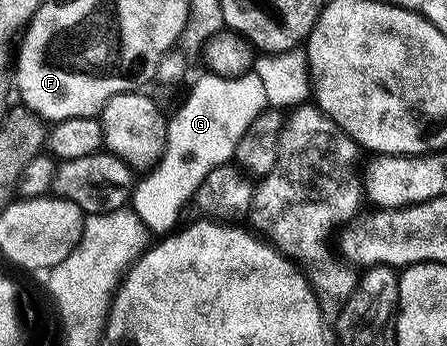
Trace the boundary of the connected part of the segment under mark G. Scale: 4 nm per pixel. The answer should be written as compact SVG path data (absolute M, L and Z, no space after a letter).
M211 72L204 75L192 86L188 99L176 110L176 115L168 118L168 135L166 148L160 161L143 175L144 178L132 187L130 208L144 222L148 231L153 235L164 236L177 229L176 221L184 210L184 205L191 203L196 197L198 184L210 176L210 172L219 166L227 166L233 161L238 146L238 140L254 124L254 120L269 105L265 88L256 73L247 72L234 78L223 78Z

